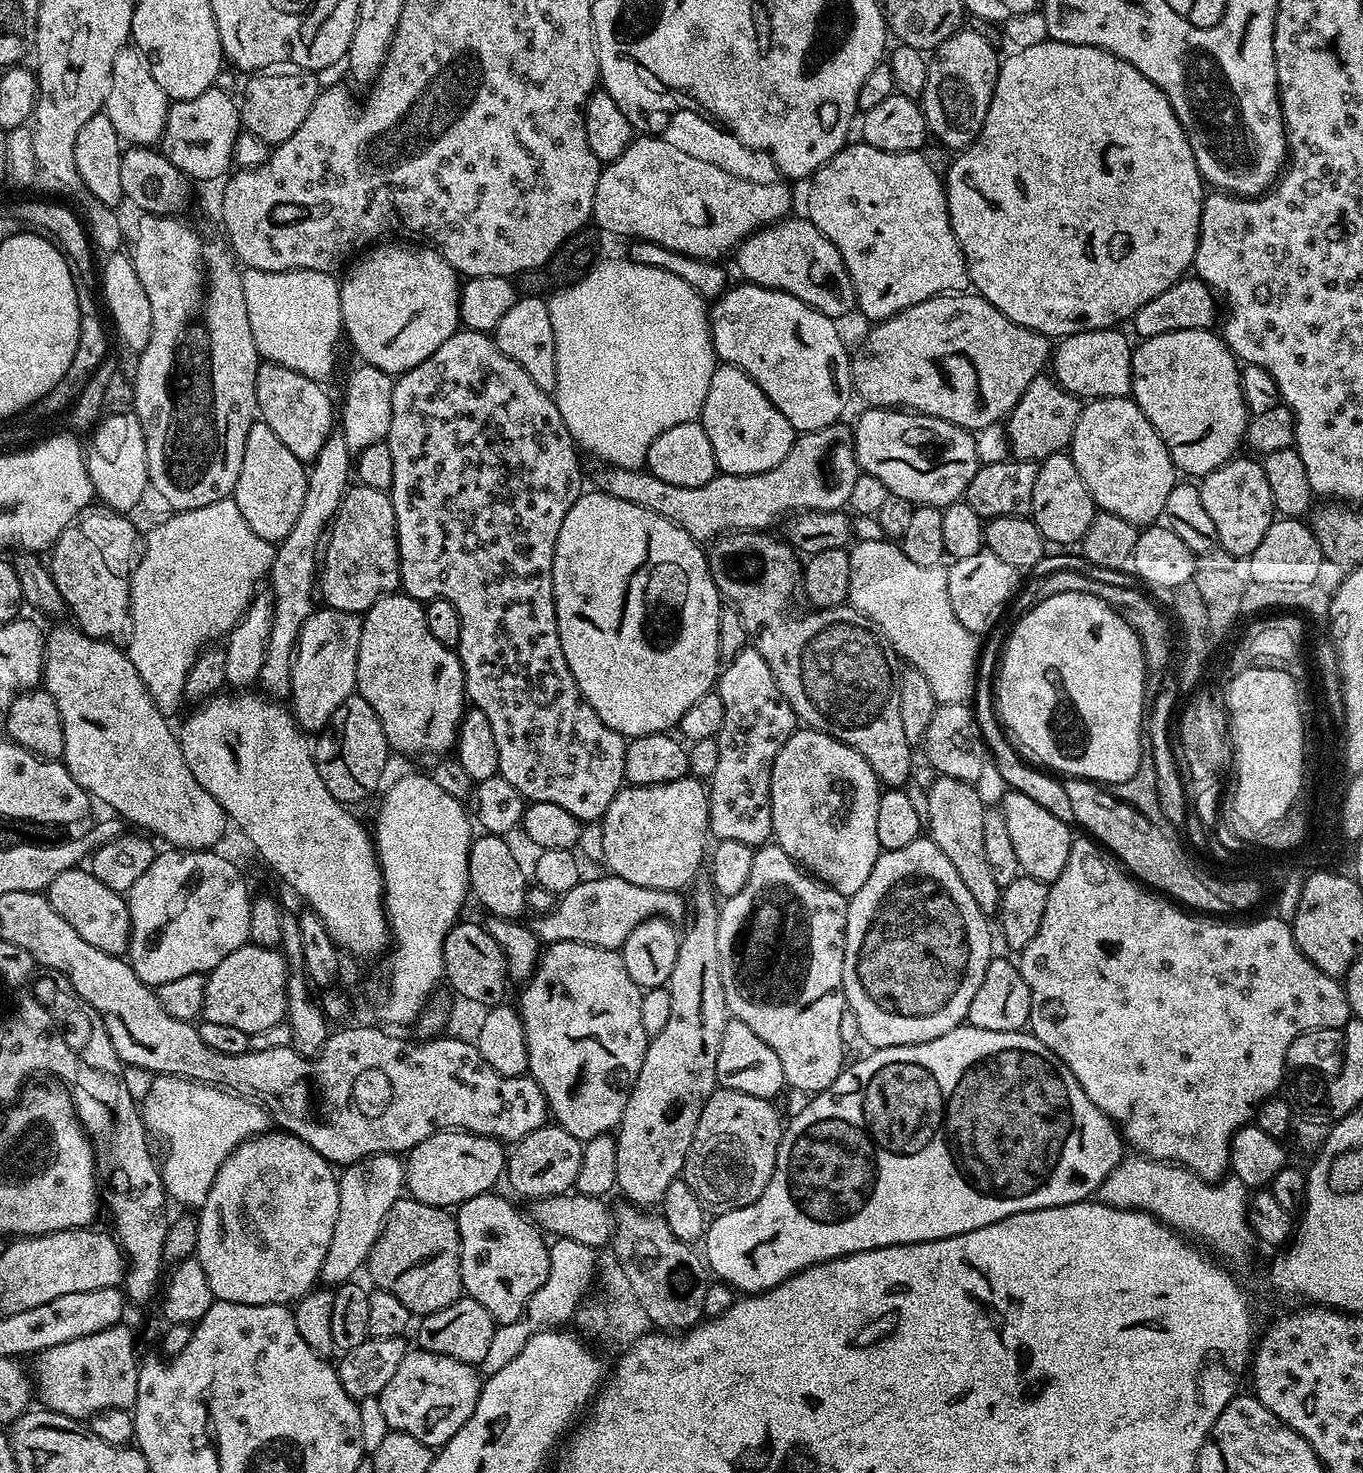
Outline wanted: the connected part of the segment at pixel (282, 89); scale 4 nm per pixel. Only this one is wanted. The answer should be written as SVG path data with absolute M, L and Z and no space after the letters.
M264 70L249 75L244 97L238 100L243 131L269 146L286 142L286 138L290 138L290 134L302 126L306 114L310 114L310 106L314 106L322 90L322 84L316 79L317 73L307 70Z

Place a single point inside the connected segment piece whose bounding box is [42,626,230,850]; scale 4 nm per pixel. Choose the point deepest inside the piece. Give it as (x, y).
(118, 746)

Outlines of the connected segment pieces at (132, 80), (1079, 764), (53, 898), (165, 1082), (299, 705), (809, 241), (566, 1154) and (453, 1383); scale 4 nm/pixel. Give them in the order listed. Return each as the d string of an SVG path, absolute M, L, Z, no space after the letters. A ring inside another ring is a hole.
M134 46L121 49L114 60L106 103L108 117L110 122L114 122L114 130L120 135L121 141L132 146L155 145L164 135L169 103L168 95L164 93L162 86L154 82L154 74L149 70L144 53Z
M1059 592L1053 596L1045 596L1044 599L1035 601L1032 607L1021 616L1024 617L1013 626L1012 633L1008 636L1008 645L1004 648L1004 661L1000 664L1000 684L998 680L998 687L994 692L995 699L998 701L998 715L1003 727L1010 733L1011 739L1033 761L1041 760L1041 762L1036 762L1053 773L1065 772L1063 774L1065 777L1099 782L1104 786L1126 782L1136 773L1140 765L1142 755L1140 738L1142 742L1142 729L1146 724L1146 698L1144 702L1146 669L1144 666L1144 647L1140 641L1139 632L1130 627L1115 608L1108 605L1102 598L1089 592Z
M78 867L58 874L58 878L48 884L46 895L50 906L54 906L54 910L78 930L79 936L90 942L90 946L98 946L98 950L106 950L106 954L115 956L127 953L132 933L128 901L121 893L110 890L110 886L98 882L91 870Z
M156 1074L151 1077L152 1080L148 1084L148 1093L144 1096L144 1104L142 1100L142 1115L144 1124L147 1126L149 1133L158 1135L164 1139L164 1160L162 1156L162 1167L160 1168L160 1179L164 1182L164 1190L169 1201L172 1200L176 1204L181 1204L184 1210L199 1210L203 1208L206 1198L210 1194L210 1186L214 1182L214 1178L218 1174L218 1170L222 1166L222 1162L233 1148L240 1143L241 1140L251 1137L253 1134L259 1133L261 1130L267 1129L270 1124L270 1117L267 1108L261 1106L255 1099L242 1096L239 1092L233 1092L227 1088L221 1088L215 1084L202 1084L199 1080L187 1080L185 1076L169 1076L167 1074Z
M320 606L313 611L302 626L300 636L296 639L296 651L292 657L292 691L290 693L290 711L296 717L296 725L305 734L323 733L330 722L334 710L346 702L356 692L356 671L358 670L358 650L362 638L362 620L357 613L334 610Z
M801 218L801 220L792 219L777 220L776 223L769 224L766 228L758 228L752 235L747 236L735 249L736 268L744 275L741 277L747 283L757 284L763 288L773 288L786 294L794 294L794 298L806 302L806 306L810 306L827 316L841 318L840 316L844 316L848 311L853 311L856 308L854 286L850 274L842 262L842 254L838 254L834 242L827 240L812 225L811 220L807 218Z
M555 1122L526 1134L511 1145L506 1156L506 1184L520 1196L539 1198L573 1191L578 1170L582 1170L584 1145L574 1134Z
M410 1350L378 1399L391 1431L410 1434L428 1448L439 1450L474 1414L481 1387L481 1373L473 1365L458 1362L458 1358L446 1358L446 1354Z

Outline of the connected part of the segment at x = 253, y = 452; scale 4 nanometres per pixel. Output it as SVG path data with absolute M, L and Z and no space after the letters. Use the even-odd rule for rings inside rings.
M257 422L250 426L250 434L246 434L246 450L242 454L242 470L238 474L234 499L238 510L242 510L242 518L258 534L258 538L269 542L279 542L290 534L294 522L298 522L298 514L302 514L302 502L306 502L306 486L308 485L308 473L305 461L294 458L286 445L280 441L278 434L270 430L263 422Z

